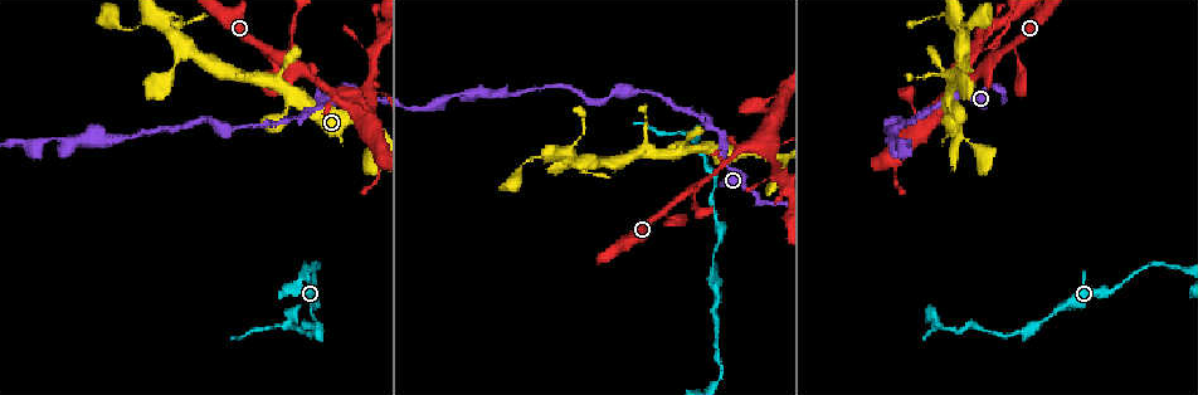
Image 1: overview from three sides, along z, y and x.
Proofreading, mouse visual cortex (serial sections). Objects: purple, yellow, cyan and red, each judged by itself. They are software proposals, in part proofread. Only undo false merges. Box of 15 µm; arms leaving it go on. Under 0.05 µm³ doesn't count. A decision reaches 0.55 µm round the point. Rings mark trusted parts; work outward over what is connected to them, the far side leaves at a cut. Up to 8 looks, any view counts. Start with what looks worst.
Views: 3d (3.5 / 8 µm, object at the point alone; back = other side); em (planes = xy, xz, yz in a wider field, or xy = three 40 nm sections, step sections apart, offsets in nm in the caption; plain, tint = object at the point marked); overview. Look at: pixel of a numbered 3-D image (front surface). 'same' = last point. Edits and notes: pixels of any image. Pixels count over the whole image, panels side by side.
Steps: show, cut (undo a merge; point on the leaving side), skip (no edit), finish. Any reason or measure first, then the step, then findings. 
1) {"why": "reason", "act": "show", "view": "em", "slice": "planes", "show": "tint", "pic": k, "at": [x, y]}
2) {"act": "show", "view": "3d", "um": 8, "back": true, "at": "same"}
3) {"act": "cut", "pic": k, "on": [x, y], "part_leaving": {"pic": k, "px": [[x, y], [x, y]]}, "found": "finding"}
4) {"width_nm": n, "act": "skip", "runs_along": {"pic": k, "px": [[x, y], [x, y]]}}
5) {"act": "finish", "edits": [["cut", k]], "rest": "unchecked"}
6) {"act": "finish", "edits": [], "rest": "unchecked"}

{"why": "three-way junction", "act": "show", "view": "3d", "um": 8, "pic": 1, "at": [282, 58]}

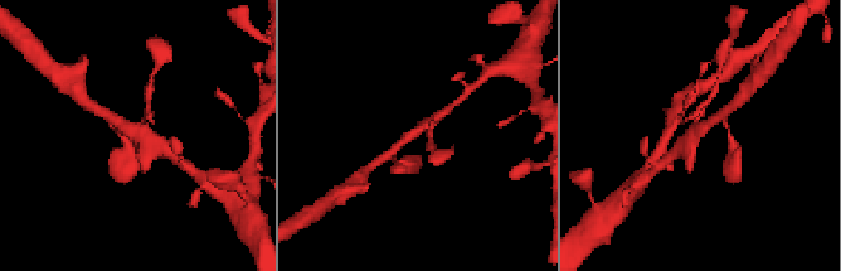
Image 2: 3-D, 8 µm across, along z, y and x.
{"act": "show", "view": "3d", "um": 3.5, "pic": 2, "at": [696, 133]}

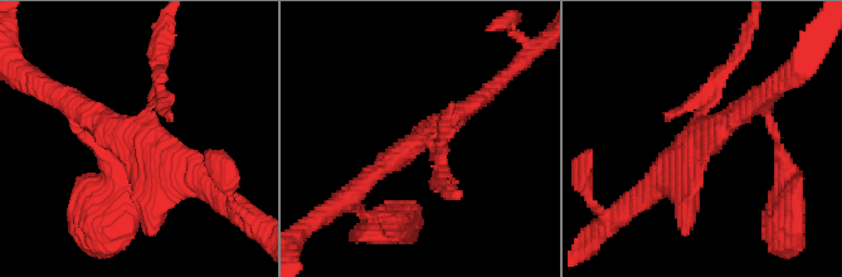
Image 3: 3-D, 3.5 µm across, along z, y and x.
{"why": "now the EM", "act": "show", "view": "em", "slice": "xy", "step": 2, "show": "tint", "pic": 3, "at": [702, 142]}

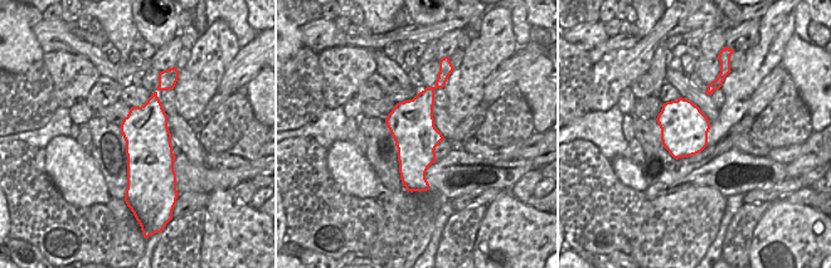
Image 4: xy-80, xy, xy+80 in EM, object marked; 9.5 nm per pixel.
{"act": "skip", "runs_along": {"pic": 3, "px": [[356, 189], [387, 163], [480, 98]]}, "found": "all the same cell"}

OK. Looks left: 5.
{"why": "sharp bend", "act": "show", "view": "3d", "um": 3.5, "pic": 1, "at": [938, 324]}

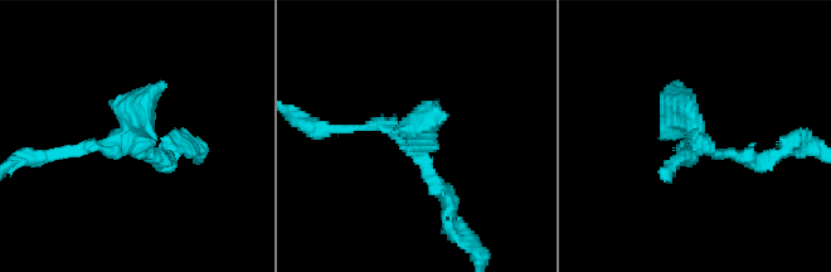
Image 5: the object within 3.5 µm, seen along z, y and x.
{"act": "show", "view": "em", "slice": "xy", "step": 1, "show": "tint", "pic": 5, "at": [410, 141]}

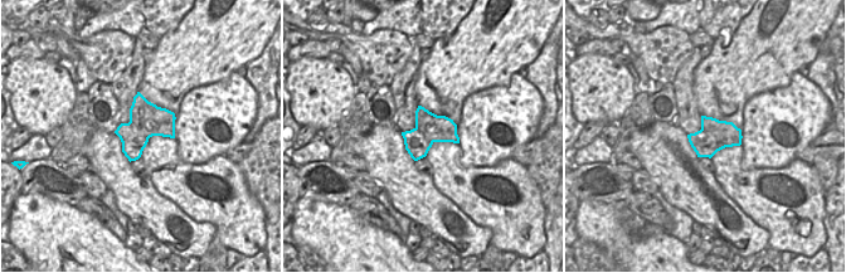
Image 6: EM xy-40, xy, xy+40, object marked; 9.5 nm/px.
{"why": "cut it another way", "act": "show", "view": "em", "slice": "xy", "step": 5, "show": "tint", "at": "same"}

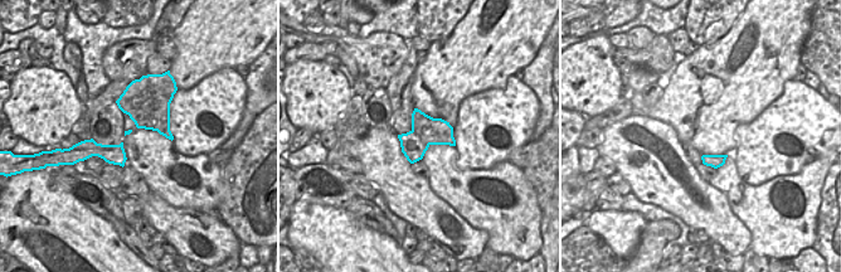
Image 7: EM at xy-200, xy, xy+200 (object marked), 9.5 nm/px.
{"act": "cut", "pic": 5, "on": [418, 120], "part_leaving": {"pic": 5, "px": [[409, 139], [424, 118], [443, 116]]}, "found": "two cells meet here"}

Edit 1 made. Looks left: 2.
{"act": "finish", "edits": [["cut", 5]], "rest": "unchecked"}

